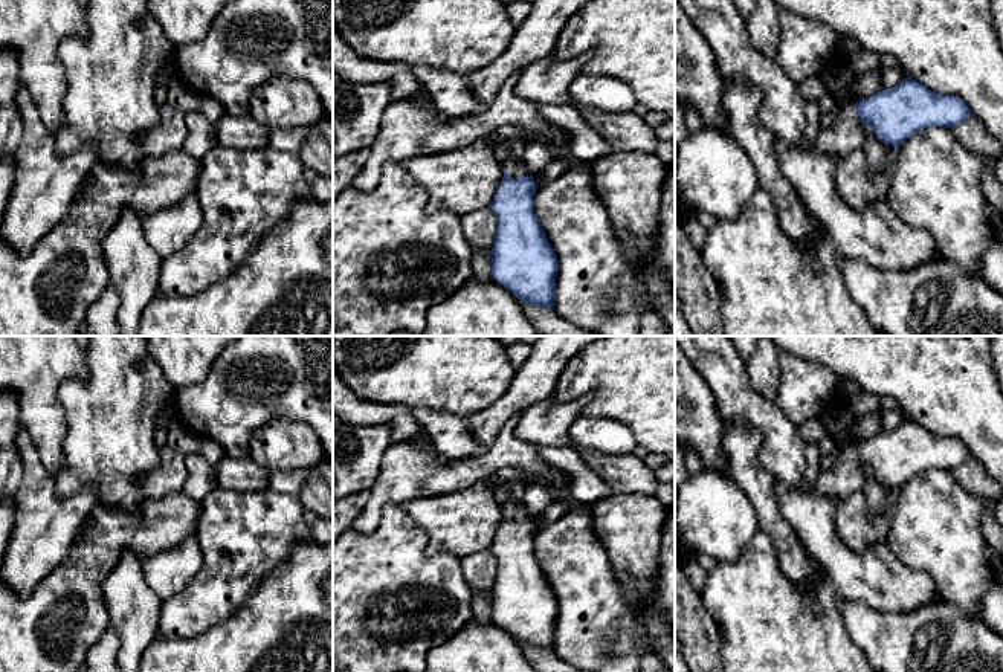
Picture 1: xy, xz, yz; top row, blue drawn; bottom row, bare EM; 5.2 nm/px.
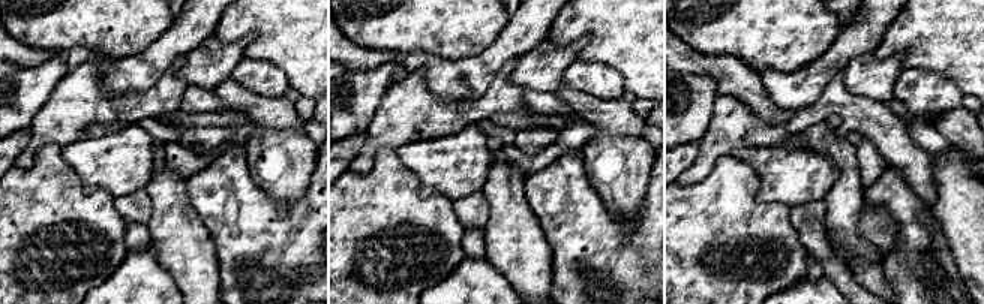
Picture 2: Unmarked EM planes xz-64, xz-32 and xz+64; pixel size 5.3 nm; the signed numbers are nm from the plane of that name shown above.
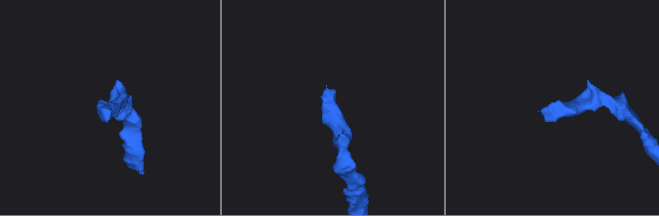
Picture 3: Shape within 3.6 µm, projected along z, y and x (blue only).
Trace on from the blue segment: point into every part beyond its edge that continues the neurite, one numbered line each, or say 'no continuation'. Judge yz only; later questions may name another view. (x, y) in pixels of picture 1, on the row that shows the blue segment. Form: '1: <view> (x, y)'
1: yz (844, 133)

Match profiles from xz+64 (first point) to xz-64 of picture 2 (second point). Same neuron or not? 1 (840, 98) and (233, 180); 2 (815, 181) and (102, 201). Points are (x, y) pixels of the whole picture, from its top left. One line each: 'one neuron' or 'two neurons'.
1: two neurons
2: two neurons

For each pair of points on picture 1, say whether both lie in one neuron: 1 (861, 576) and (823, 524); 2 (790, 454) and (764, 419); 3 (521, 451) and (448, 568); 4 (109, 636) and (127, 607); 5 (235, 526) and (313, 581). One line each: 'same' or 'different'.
1: same
2: same
3: different
4: different
5: different

